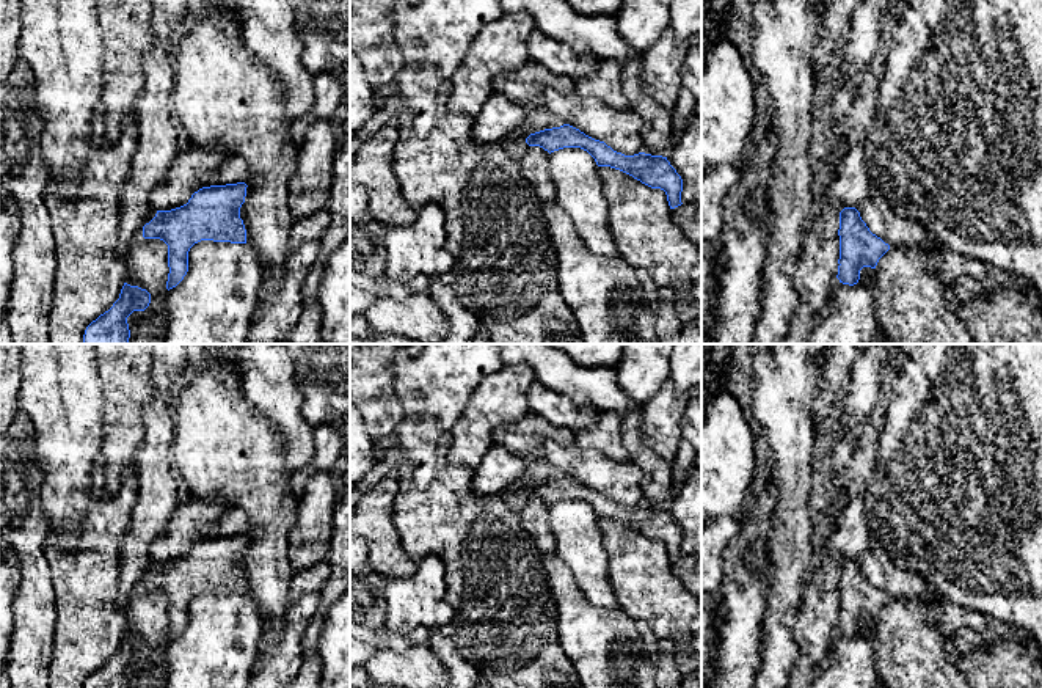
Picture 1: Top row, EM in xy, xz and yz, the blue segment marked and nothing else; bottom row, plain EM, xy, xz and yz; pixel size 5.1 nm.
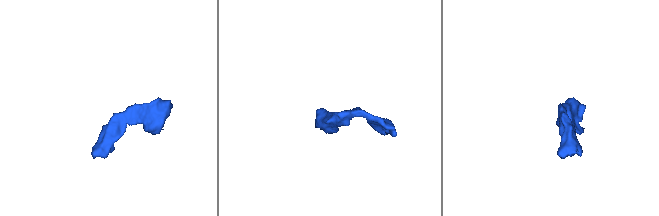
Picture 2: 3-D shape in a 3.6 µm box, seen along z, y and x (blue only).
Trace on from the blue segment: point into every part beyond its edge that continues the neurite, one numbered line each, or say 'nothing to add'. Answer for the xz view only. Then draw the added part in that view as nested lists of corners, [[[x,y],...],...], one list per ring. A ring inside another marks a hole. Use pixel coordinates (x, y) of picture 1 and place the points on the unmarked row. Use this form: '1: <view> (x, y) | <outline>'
nothing to add

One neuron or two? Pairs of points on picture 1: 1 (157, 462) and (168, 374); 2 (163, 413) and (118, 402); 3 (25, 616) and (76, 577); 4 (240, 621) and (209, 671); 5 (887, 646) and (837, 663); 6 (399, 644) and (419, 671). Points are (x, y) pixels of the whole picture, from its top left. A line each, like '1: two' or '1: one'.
1: one
2: two
3: two
4: one
5: two
6: two

